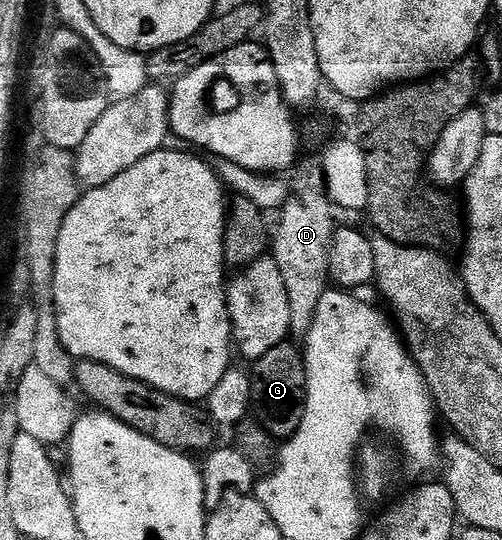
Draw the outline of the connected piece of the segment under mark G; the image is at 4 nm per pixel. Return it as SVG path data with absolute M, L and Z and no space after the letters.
M284 342L273 346L269 354L265 354L261 359L254 361L250 365L249 375L251 378L251 412L254 419L258 420L269 434L280 442L286 442L293 434L297 434L297 426L301 426L301 418L305 410L307 401L307 371L303 365L303 353L298 343Z

